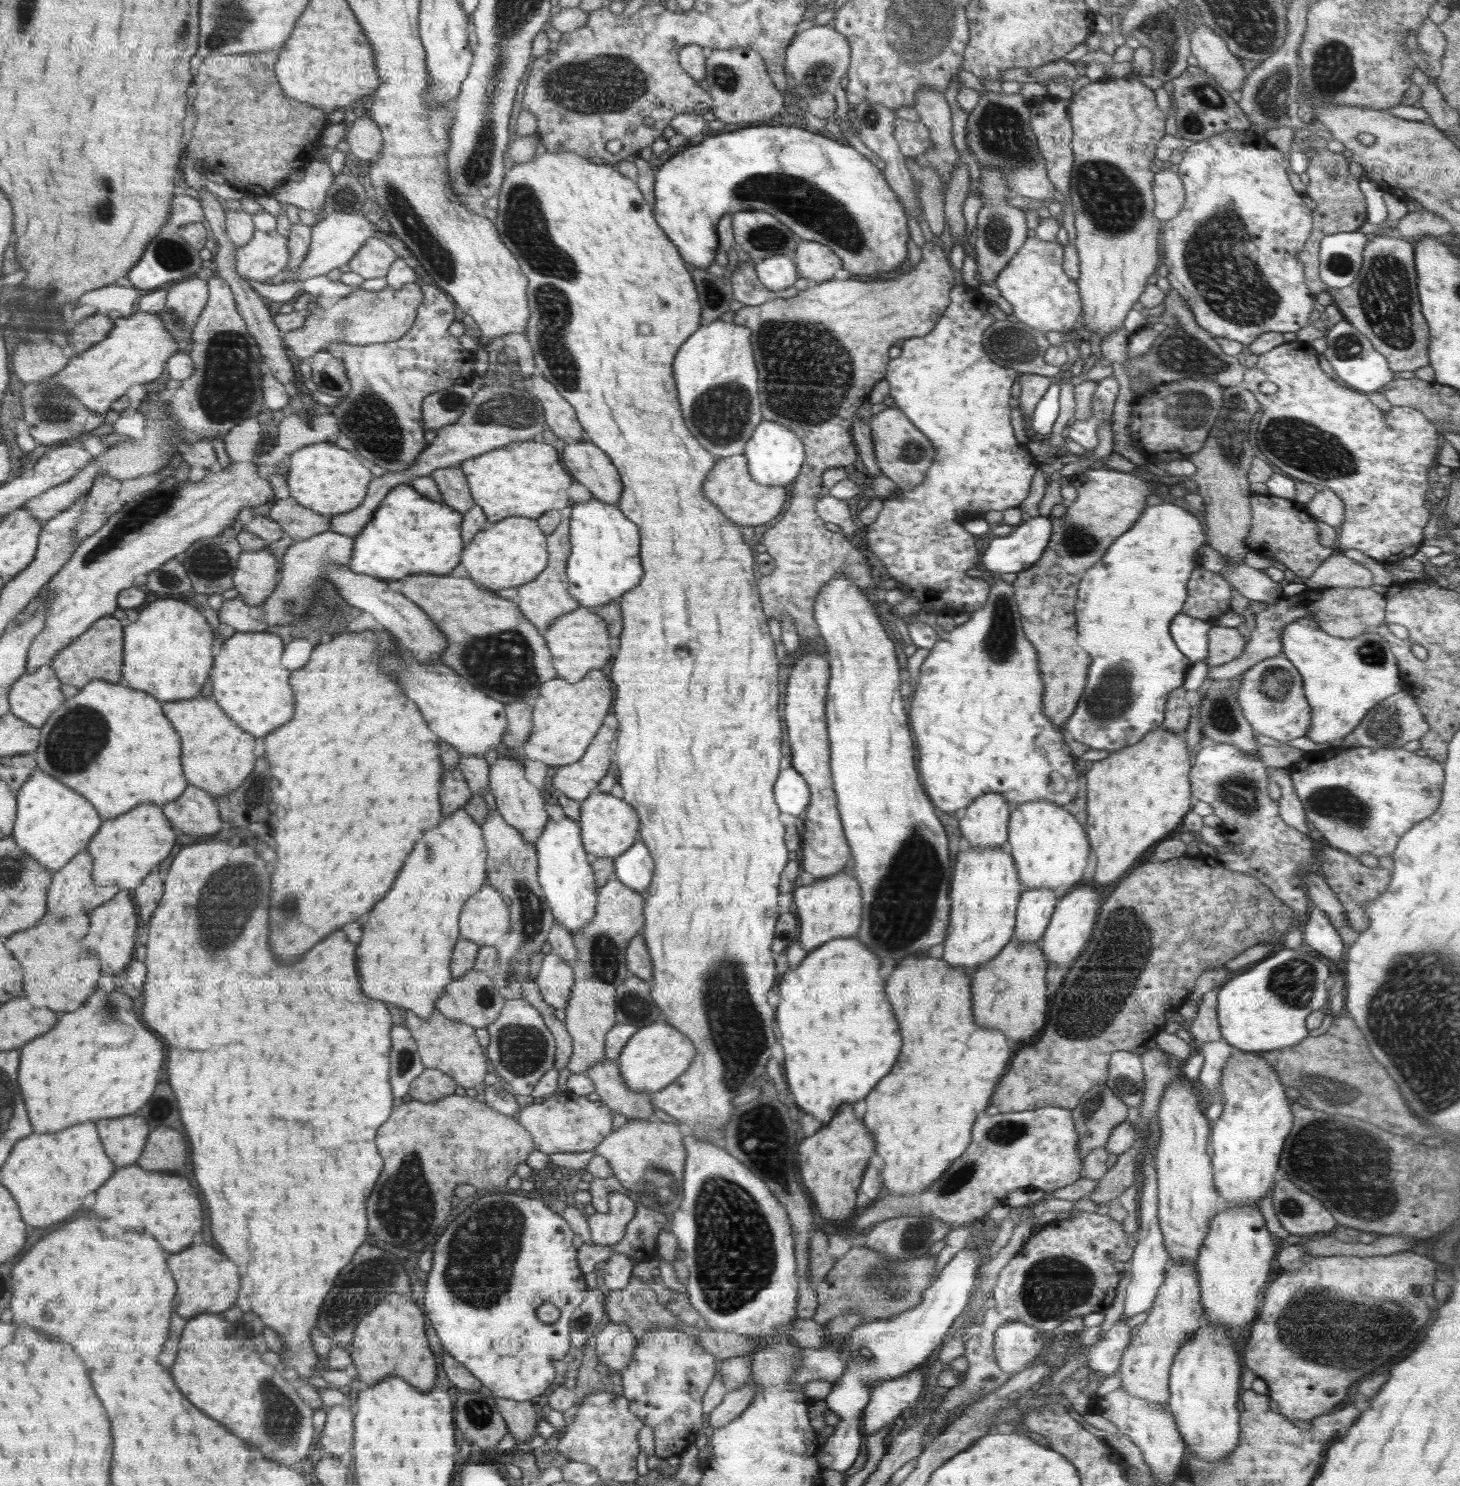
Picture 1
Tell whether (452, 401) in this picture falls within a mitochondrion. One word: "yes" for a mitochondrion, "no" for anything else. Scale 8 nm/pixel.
yes

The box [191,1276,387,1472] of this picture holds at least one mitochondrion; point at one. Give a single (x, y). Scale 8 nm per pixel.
(285, 1416)

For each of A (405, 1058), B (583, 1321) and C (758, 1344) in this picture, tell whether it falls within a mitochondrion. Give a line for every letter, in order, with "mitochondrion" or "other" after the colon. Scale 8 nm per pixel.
A: mitochondrion
B: mitochondrion
C: other

